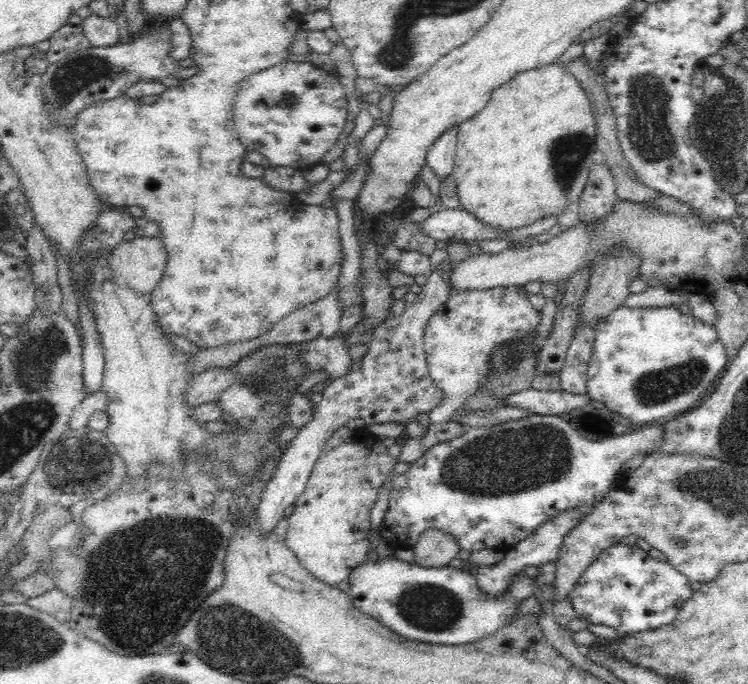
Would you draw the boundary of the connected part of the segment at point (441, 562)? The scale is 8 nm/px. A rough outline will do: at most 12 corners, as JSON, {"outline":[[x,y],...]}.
{"outline":[[429,529],[412,546],[413,561],[443,567],[458,556],[457,540]]}

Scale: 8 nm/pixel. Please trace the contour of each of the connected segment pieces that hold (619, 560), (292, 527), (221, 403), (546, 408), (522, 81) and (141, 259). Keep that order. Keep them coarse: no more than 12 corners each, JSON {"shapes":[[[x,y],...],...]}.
{"shapes":[[[637,543],[582,572],[575,616],[618,634],[670,624],[687,576]],[[362,424],[330,436],[284,544],[335,586],[366,560],[396,462]],[[234,384],[216,405],[236,420],[254,420],[264,404],[249,386]],[[532,387],[504,398],[532,415],[561,416],[590,403],[587,394]],[[557,62],[458,127],[459,203],[514,230],[576,208],[590,101]],[[134,237],[109,254],[109,269],[148,295],[167,261],[159,237]]]}

